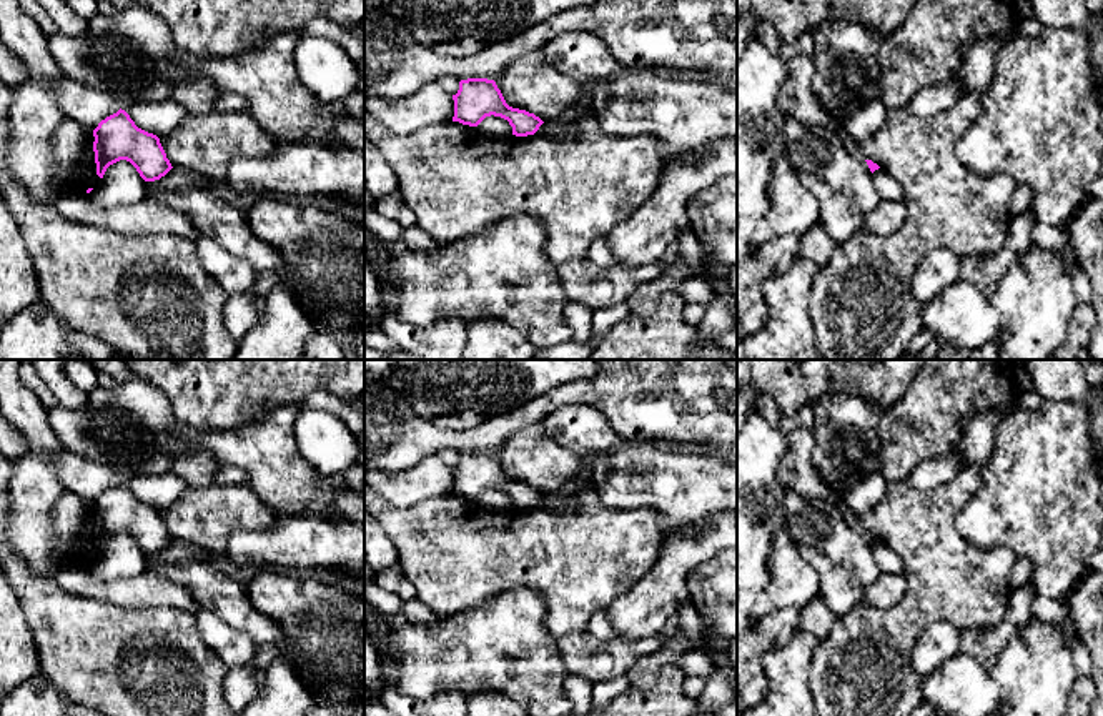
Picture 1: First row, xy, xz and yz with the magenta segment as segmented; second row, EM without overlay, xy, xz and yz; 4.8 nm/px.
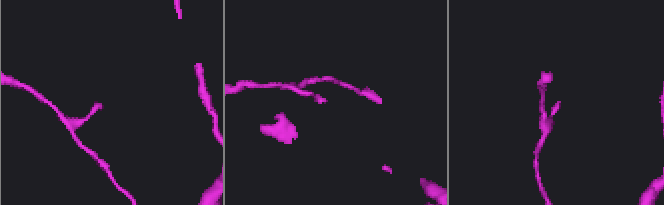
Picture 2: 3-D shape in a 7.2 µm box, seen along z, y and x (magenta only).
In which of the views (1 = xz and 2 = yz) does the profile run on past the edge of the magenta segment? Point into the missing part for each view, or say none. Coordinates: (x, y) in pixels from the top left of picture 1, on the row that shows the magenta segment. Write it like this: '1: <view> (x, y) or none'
1: none
2: none

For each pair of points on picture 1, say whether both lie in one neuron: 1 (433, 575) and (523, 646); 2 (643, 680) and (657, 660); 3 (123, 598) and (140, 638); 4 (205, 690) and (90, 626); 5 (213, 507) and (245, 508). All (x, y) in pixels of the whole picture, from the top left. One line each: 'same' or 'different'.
1: different
2: same
3: different
4: same
5: same

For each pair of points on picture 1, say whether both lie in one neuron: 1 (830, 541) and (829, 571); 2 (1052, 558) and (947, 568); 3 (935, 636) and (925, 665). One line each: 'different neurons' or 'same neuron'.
1: different neurons
2: different neurons
3: same neuron

